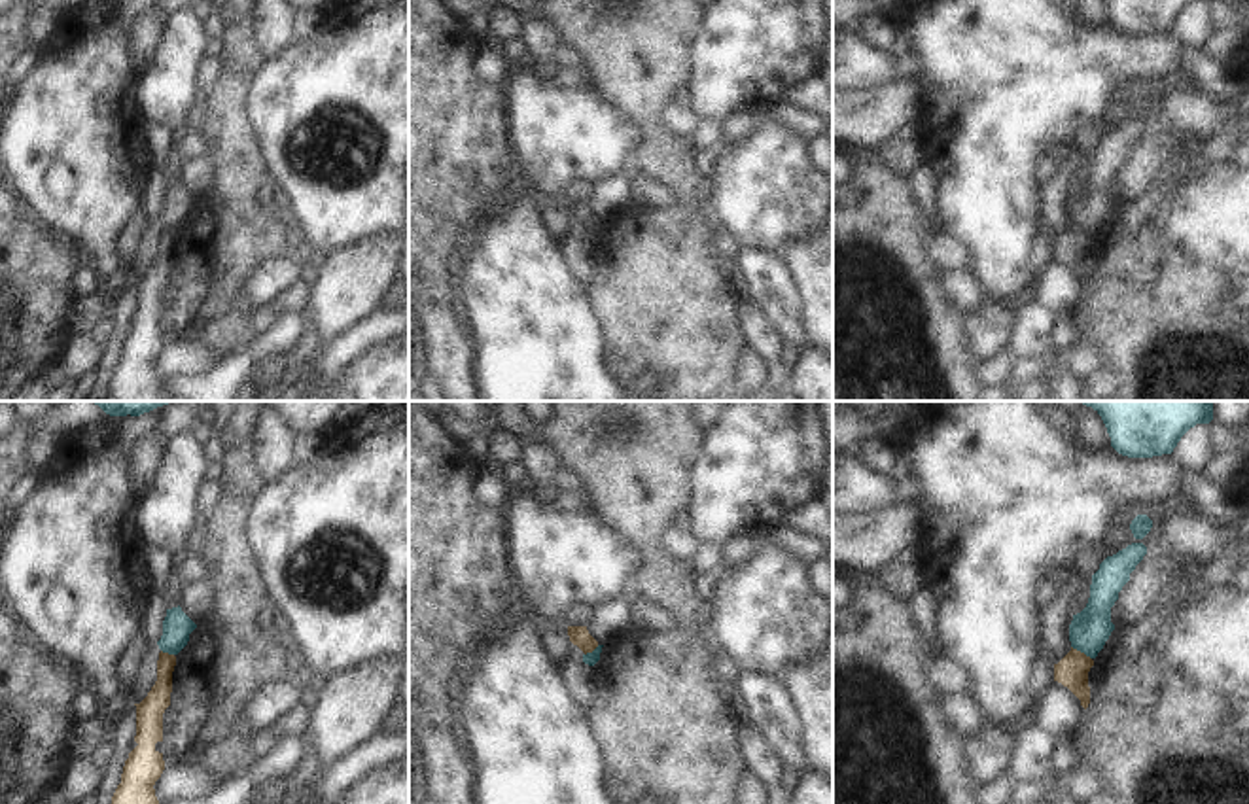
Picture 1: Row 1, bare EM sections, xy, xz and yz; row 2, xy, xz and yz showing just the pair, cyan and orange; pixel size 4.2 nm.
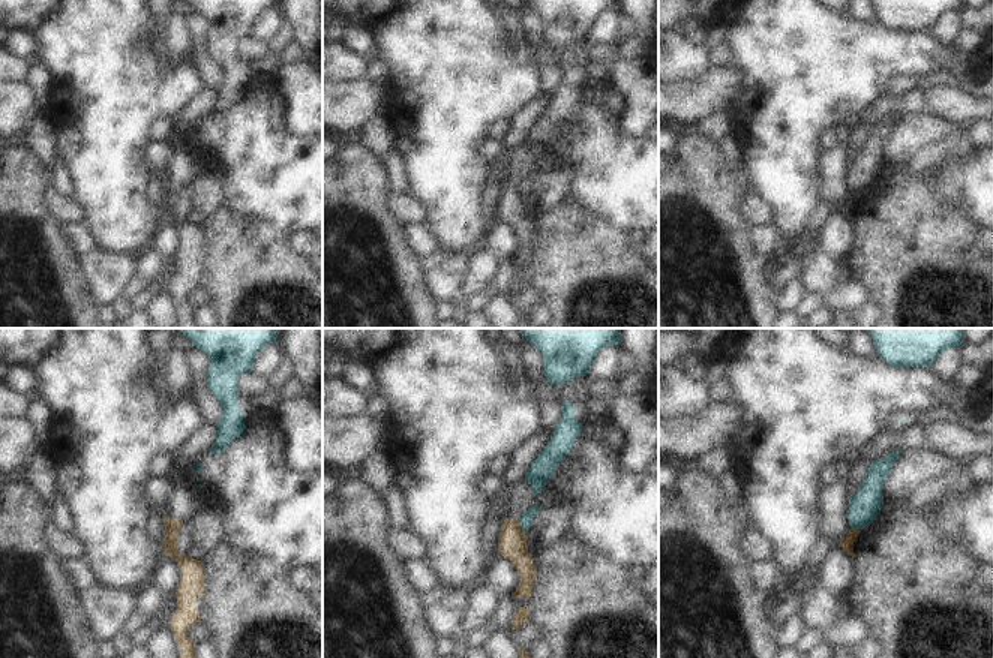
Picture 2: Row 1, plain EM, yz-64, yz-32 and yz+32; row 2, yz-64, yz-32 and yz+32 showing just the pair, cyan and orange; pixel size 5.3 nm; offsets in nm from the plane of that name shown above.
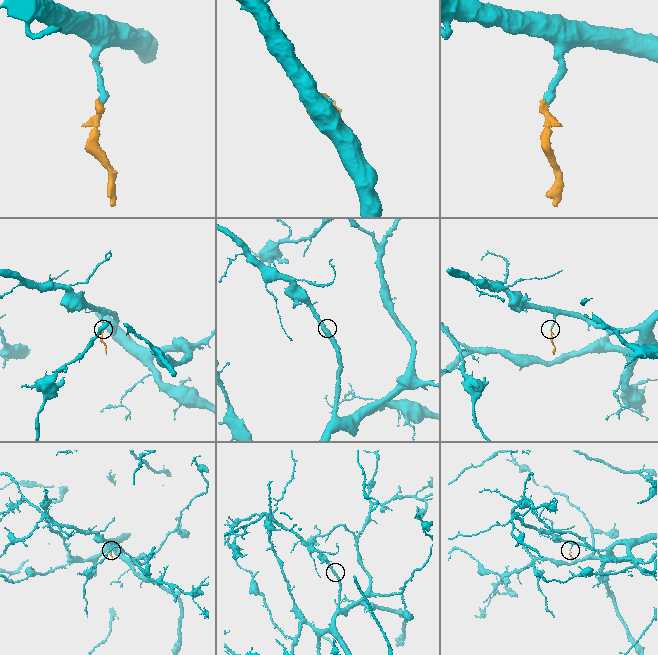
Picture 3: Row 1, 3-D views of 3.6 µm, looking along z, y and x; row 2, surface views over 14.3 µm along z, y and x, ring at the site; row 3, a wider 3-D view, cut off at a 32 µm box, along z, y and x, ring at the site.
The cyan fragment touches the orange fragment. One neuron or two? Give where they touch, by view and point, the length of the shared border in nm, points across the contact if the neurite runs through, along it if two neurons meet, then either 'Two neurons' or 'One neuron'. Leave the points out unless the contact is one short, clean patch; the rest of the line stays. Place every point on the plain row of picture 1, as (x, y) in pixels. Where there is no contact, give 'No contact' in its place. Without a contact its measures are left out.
Touches cyan at yz (1081, 227). Shared border 110 nm. Boundary: yz (1072, 222), (1090, 235). Two neurons.

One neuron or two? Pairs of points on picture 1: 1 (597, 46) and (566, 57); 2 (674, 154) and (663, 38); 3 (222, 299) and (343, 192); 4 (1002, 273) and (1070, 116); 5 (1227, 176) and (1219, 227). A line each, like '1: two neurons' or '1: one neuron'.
1: two neurons
2: one neuron
3: two neurons
4: one neuron
5: one neuron

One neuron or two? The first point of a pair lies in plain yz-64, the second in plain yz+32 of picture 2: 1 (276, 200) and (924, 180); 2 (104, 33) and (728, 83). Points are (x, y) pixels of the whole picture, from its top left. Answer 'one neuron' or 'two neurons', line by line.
1: two neurons
2: two neurons

